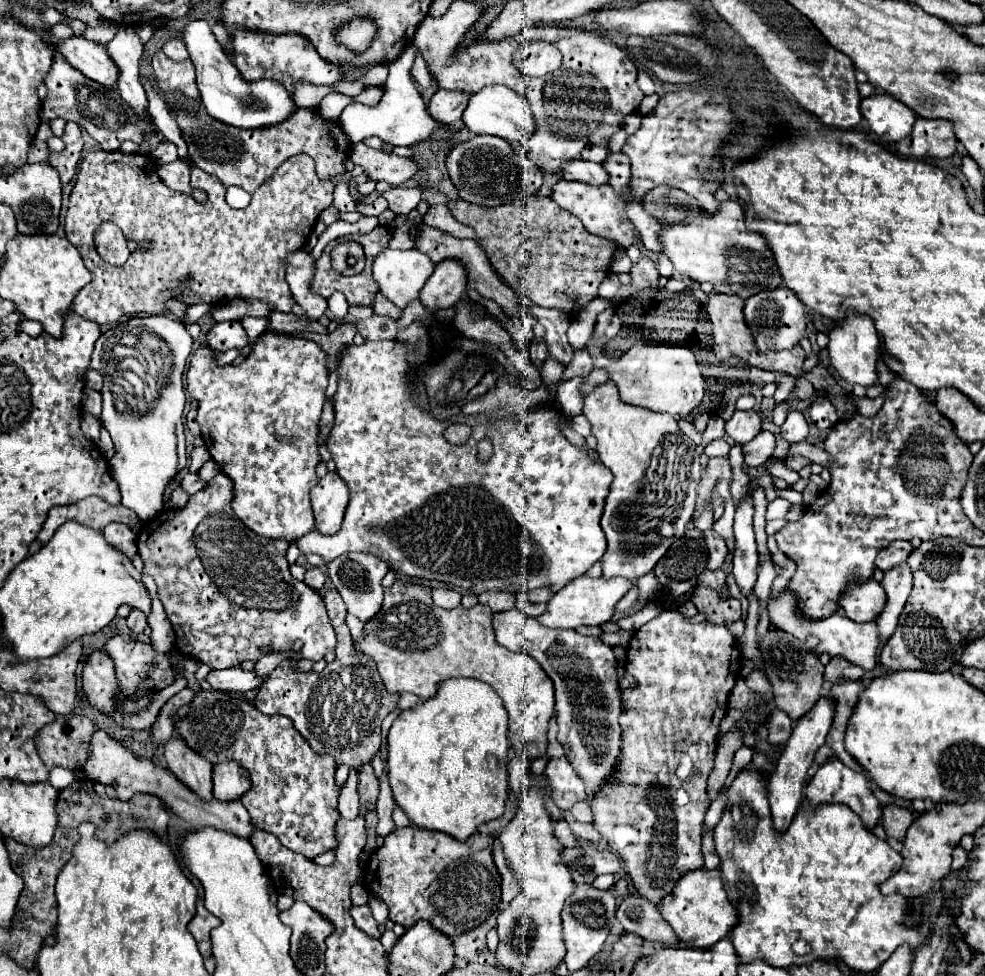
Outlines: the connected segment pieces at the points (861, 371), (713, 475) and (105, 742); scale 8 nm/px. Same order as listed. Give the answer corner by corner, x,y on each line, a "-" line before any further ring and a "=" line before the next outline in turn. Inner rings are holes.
851,314
847,320
837,324
837,330
829,332
829,358
831,366
839,372
843,380
849,384
861,384
865,388
875,386
879,382
877,378
877,360
879,360
879,336
877,330
873,328
873,320
867,316
857,316
=
711,458
709,466
703,470
703,478
701,478
699,488
697,488
699,498
697,498
697,512
695,514
699,514
703,510
703,504
711,500
713,488
719,490
723,500
731,498
729,482
731,482
731,468
729,468
727,458
=
97,730
93,734
91,740
91,758
85,764
85,774
87,778
93,782
101,782
101,784
109,784
115,788
117,798
127,802
131,800
135,794
153,794
157,798
161,798
169,810
173,810
177,816
181,816
183,820
187,820
189,824
193,824
195,828
217,828
229,834
235,834
239,838
251,838
253,834
253,824
249,820
249,812
245,810
245,806
239,800
233,802
219,802
219,800
211,800
211,802
203,802
201,798
197,798
197,794
193,794
185,784
177,782
177,778
155,766
151,760
147,758
137,758
129,748
121,746
117,740
109,738
105,732

